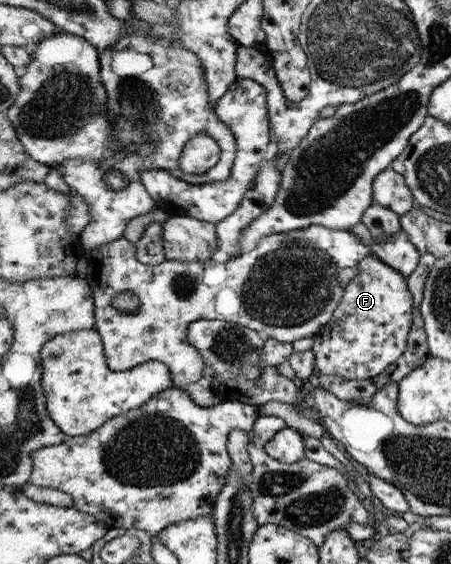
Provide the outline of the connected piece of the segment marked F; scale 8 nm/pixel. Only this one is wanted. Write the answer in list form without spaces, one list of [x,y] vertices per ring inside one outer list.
[[[372,253],[360,263],[360,271],[346,287],[333,320],[313,336],[311,350],[317,356],[316,365],[321,374],[350,380],[368,379],[386,371],[390,364],[404,355],[408,347],[409,333],[413,328],[413,294],[409,289],[408,278]]]

